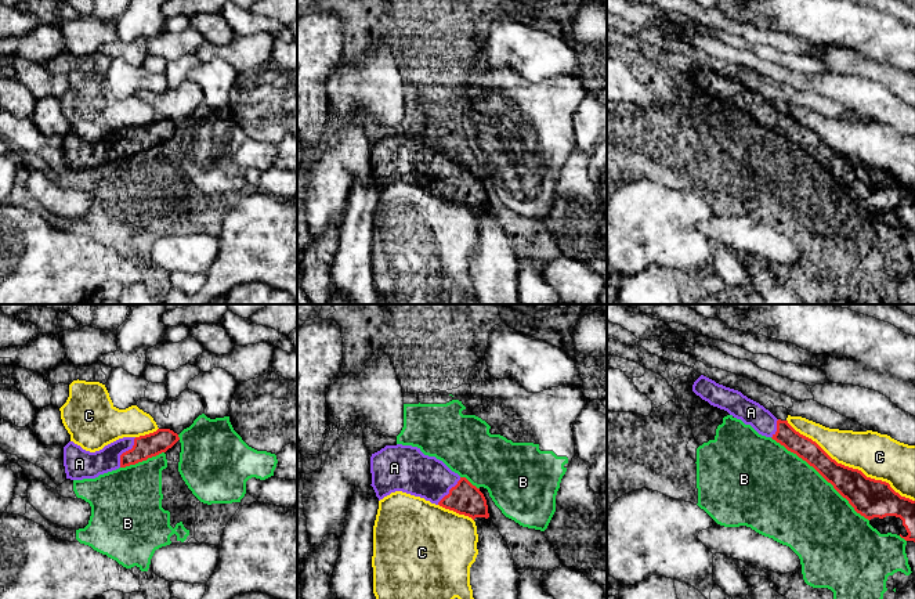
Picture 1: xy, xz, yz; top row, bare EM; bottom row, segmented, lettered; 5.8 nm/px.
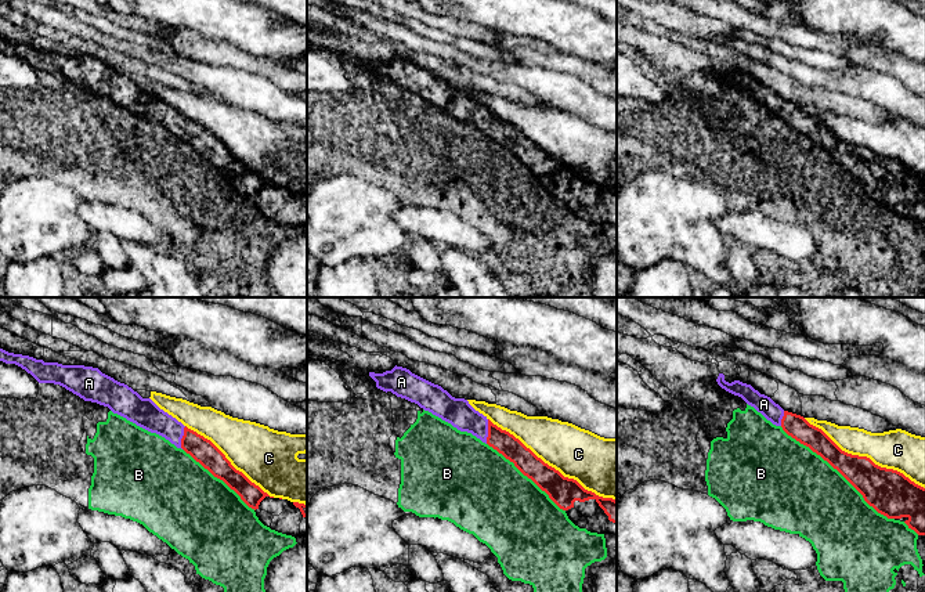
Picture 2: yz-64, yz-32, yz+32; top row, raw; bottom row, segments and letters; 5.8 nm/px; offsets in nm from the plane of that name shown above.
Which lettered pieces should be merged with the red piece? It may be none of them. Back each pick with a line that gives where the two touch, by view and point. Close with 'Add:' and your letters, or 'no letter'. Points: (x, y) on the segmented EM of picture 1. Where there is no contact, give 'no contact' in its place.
A: xy (126, 451)
Add: A

